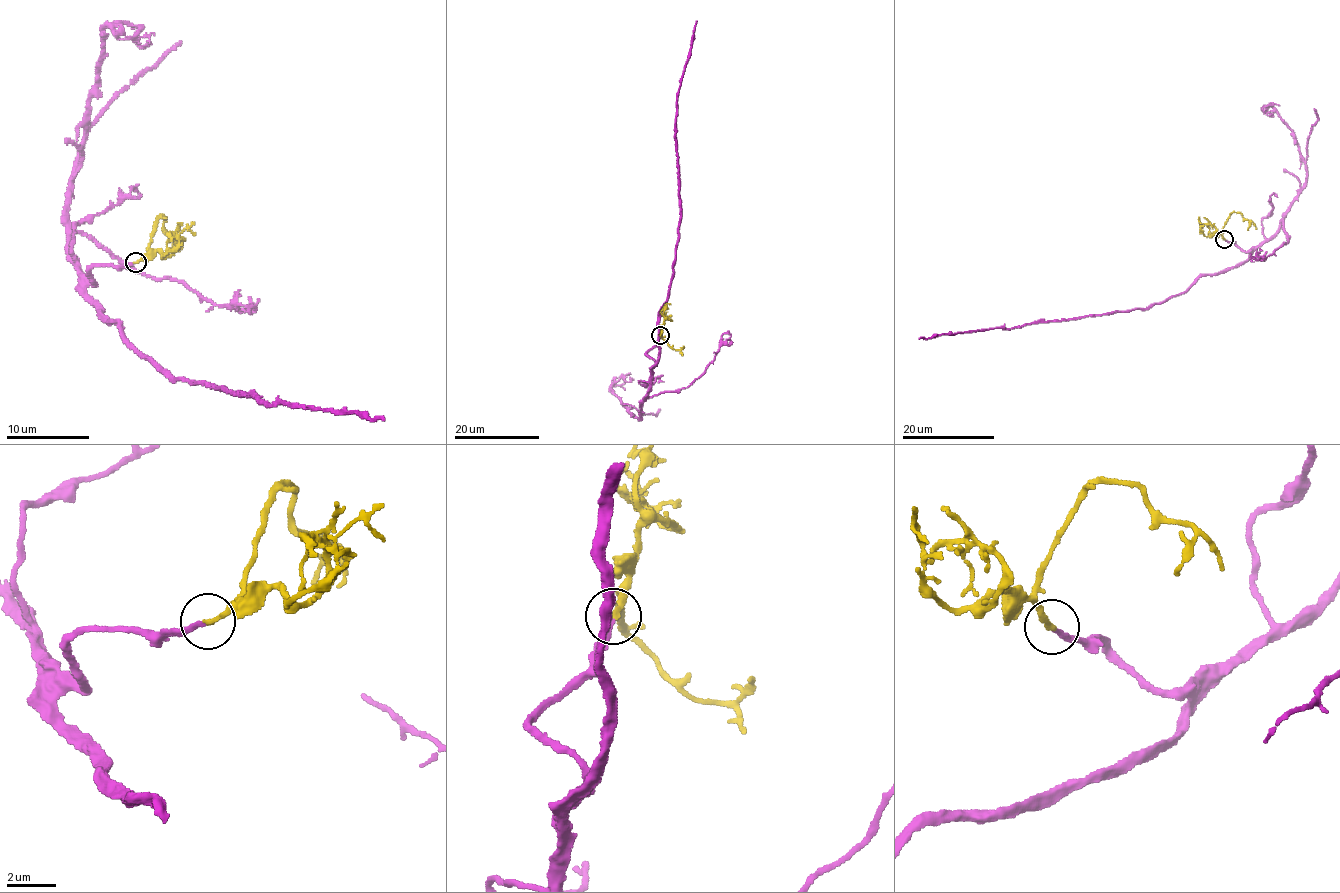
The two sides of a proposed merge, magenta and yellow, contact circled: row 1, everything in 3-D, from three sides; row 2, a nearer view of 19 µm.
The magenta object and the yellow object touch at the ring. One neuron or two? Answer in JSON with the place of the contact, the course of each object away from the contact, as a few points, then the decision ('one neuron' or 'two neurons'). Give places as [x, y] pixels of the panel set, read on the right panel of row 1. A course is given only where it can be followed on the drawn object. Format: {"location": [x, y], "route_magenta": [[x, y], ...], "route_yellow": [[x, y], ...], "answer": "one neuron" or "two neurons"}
{"location": [1224, 239], "route_magenta": [[1225, 240], [1250, 255], [1229, 268], [1202, 273], [1185, 291], [1145, 308], [919, 339]], "route_yellow": [[1224, 240], [1221, 229], [1233, 212], [1238, 212], [1256, 229]], "answer": "one neuron"}

